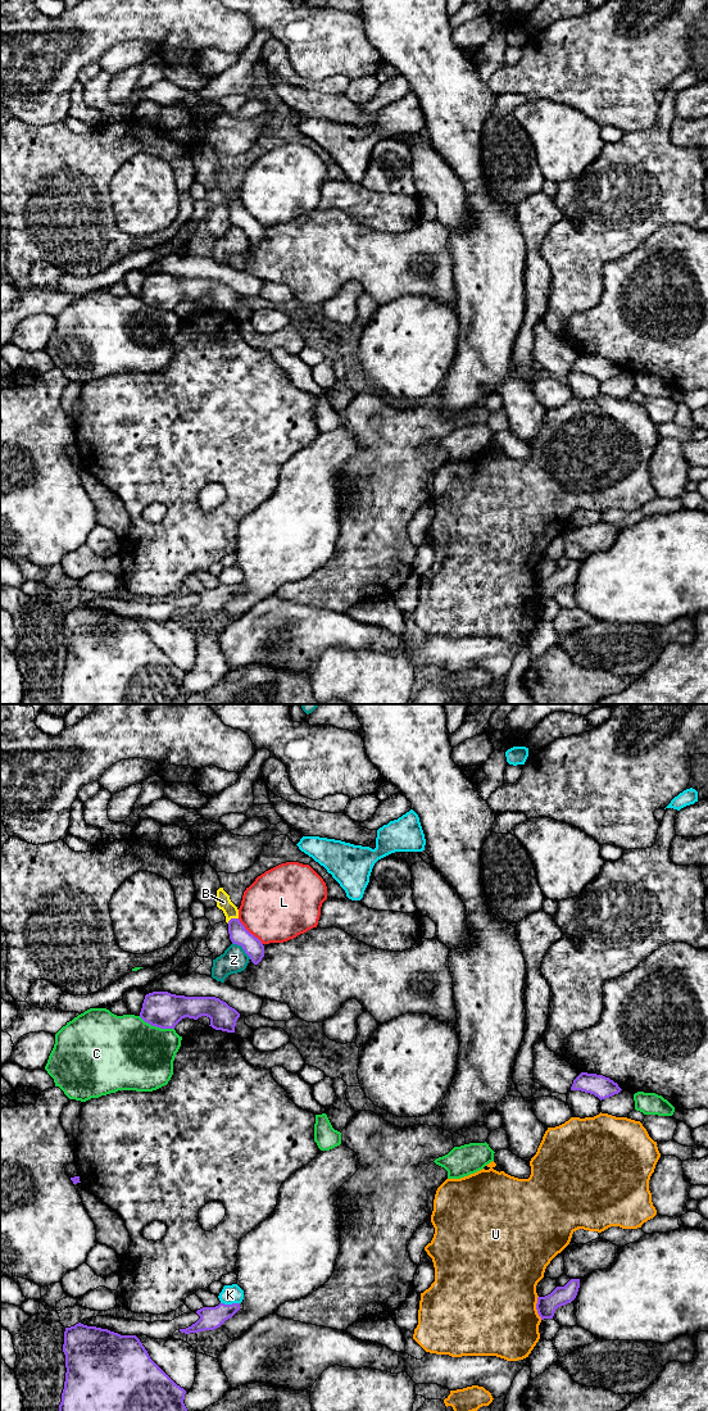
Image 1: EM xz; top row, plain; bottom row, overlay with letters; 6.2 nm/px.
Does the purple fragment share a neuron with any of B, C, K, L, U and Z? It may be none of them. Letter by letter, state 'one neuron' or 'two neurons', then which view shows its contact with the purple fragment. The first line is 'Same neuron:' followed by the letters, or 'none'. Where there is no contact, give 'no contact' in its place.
Same neuron: B
B: one neuron; contact in xz
C: two neurons; contact in xz
K: two neurons; contact in xz
L: two neurons; contact in xz
U: two neurons; contact in xz
Z: two neurons; contact in xz

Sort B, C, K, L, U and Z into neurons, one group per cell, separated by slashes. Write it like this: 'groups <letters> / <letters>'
groups B / C / K / L / U / Z

